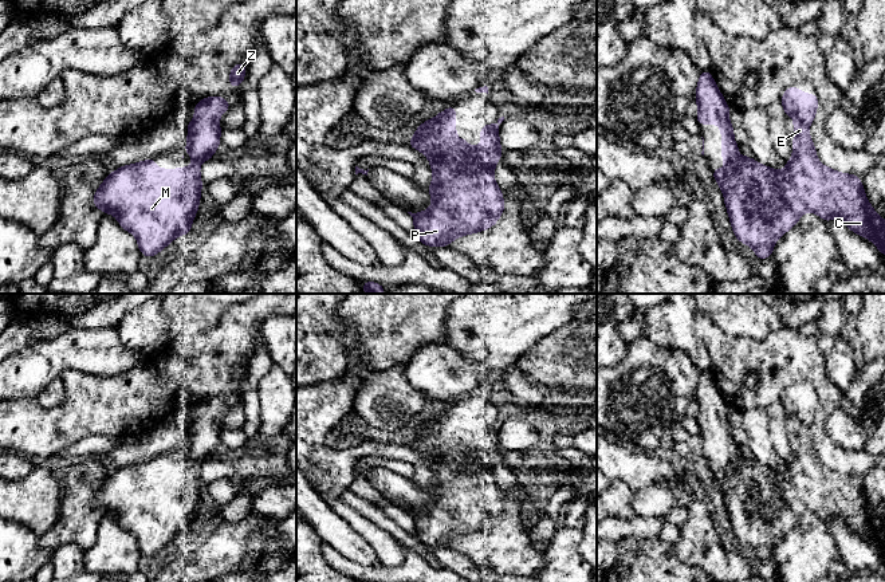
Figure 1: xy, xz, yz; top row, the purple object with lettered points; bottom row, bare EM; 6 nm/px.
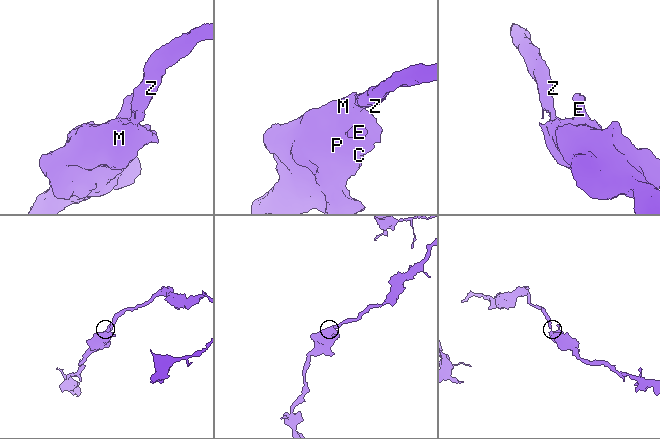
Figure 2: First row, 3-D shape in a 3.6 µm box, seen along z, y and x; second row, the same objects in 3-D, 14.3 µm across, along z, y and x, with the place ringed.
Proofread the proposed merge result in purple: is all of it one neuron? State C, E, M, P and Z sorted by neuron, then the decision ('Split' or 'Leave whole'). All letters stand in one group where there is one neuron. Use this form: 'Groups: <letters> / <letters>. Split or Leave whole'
Groups: C E M P Z. Leave whole

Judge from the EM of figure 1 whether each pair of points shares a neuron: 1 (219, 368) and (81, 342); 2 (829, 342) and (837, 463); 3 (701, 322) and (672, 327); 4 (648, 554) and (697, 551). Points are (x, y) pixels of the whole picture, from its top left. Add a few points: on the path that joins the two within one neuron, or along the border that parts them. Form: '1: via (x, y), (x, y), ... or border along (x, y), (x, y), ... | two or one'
1: border along (145, 354), (138, 364), (120, 374) | two
2: border along (813, 337), (817, 346), (825, 354) | two
3: border along (696, 311), (695, 330), (710, 352) | two
4: border along (672, 543), (676, 555), (695, 567) | two

